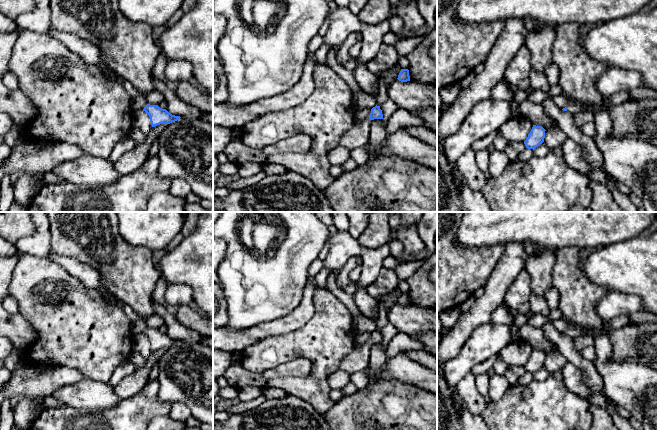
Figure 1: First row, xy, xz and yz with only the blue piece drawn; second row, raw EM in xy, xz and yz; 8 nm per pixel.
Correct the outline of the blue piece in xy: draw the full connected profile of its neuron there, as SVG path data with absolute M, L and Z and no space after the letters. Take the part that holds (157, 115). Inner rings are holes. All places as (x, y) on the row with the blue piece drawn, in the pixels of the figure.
M147 104L143 111L149 115L152 127L160 124L170 124L181 118L180 116L172 115L166 109L162 109L158 105Z

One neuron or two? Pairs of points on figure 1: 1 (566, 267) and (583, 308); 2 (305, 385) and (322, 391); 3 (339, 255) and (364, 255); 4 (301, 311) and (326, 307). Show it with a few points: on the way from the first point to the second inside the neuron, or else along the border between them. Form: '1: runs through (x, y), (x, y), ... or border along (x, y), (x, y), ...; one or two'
1: runs through (568, 277), (578, 294), (578, 298); one
2: runs through (309, 389), (318, 391); one
3: runs through (345, 252), (358, 252); one
4: border along (317, 287), (313, 295), (314, 313), (301, 328); two

